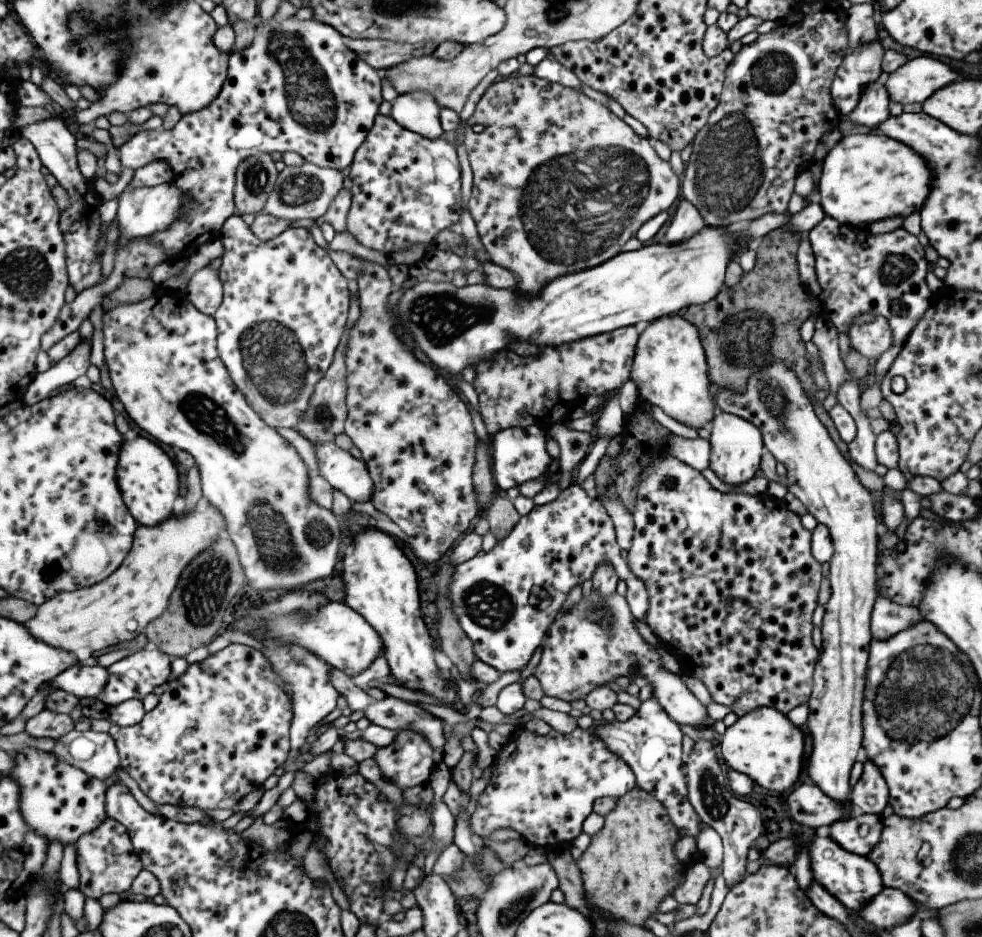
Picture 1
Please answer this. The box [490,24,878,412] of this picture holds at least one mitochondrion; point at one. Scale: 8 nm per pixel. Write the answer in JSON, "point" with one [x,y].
{"point":[566,218]}

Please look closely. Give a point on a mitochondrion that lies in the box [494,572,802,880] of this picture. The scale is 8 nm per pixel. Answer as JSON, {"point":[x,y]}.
{"point":[601,618]}

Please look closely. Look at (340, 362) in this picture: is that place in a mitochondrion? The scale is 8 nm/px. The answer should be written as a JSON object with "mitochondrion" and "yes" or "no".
{"mitochondrion":"no"}

